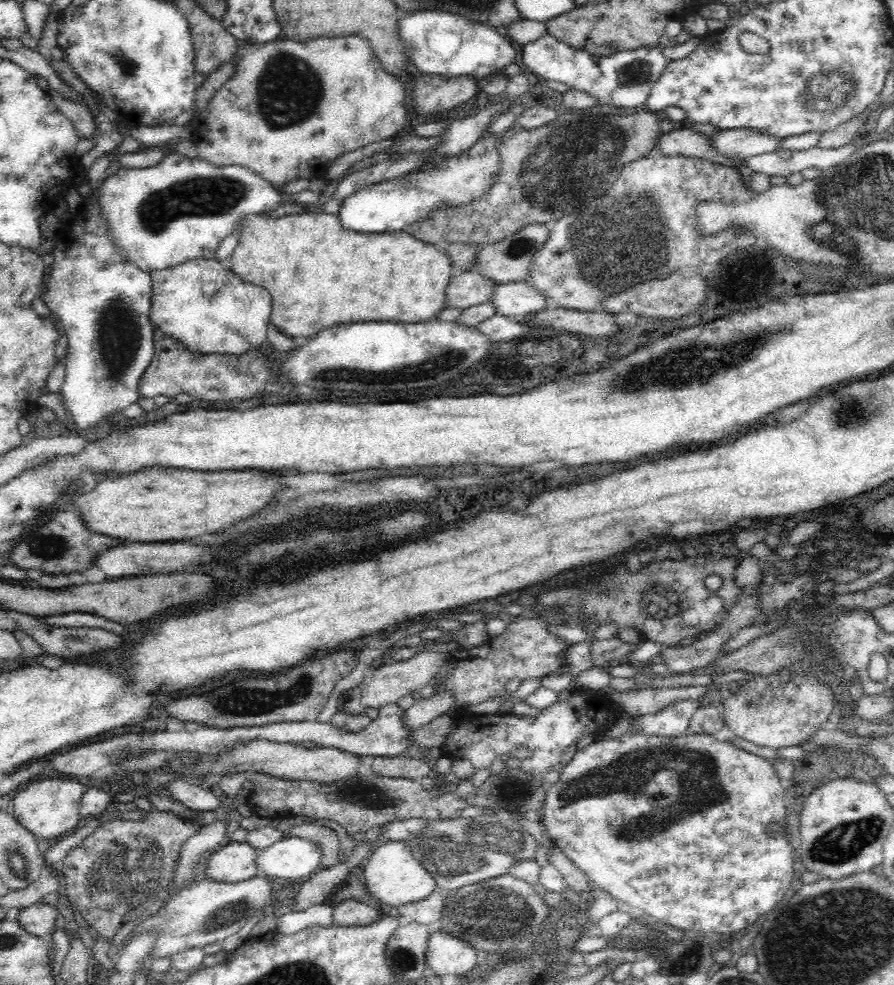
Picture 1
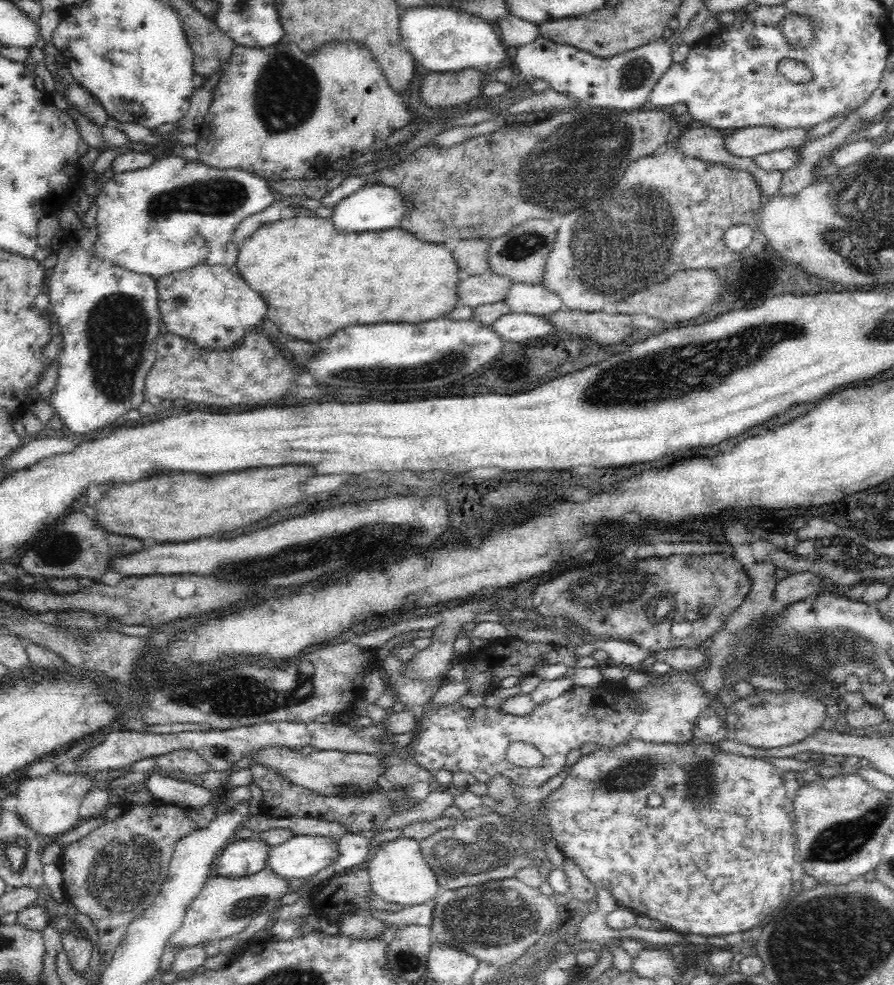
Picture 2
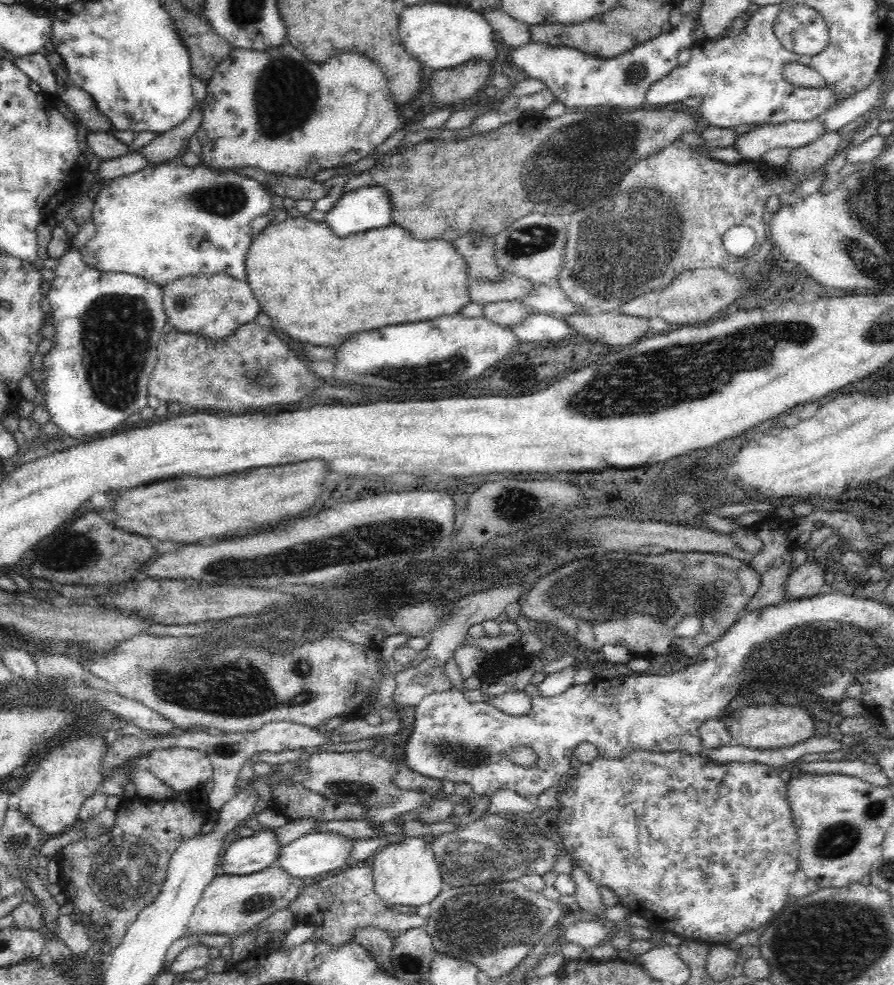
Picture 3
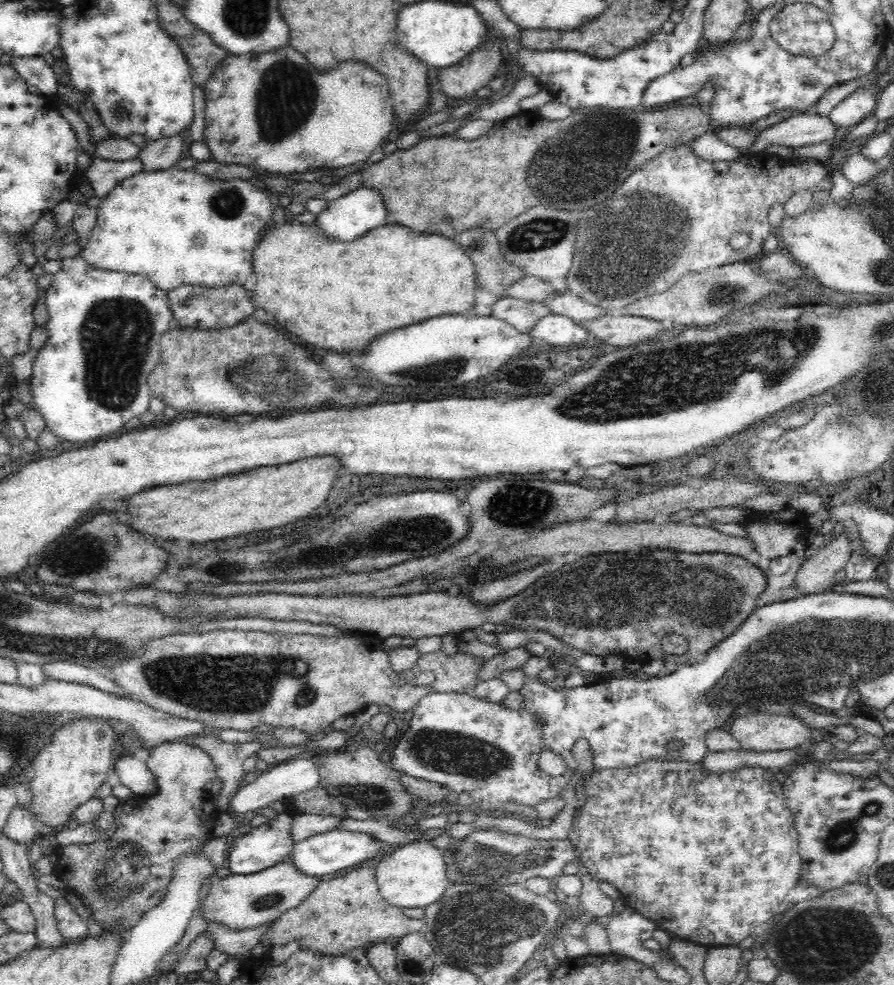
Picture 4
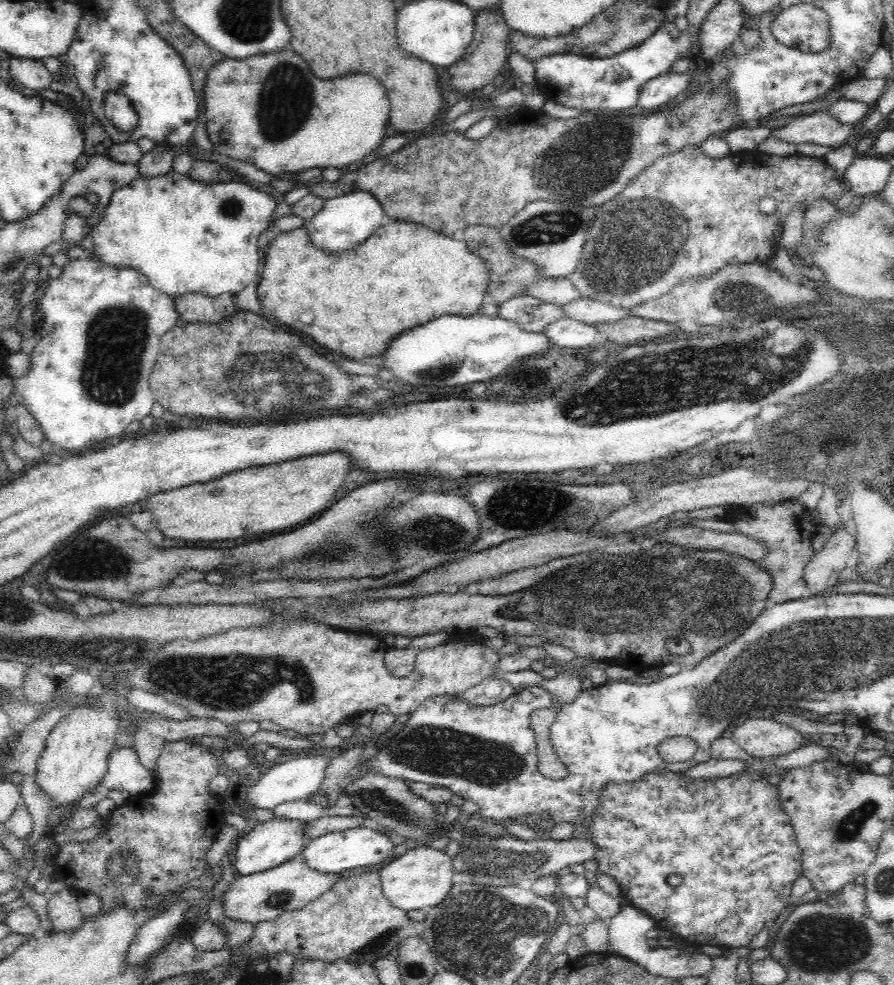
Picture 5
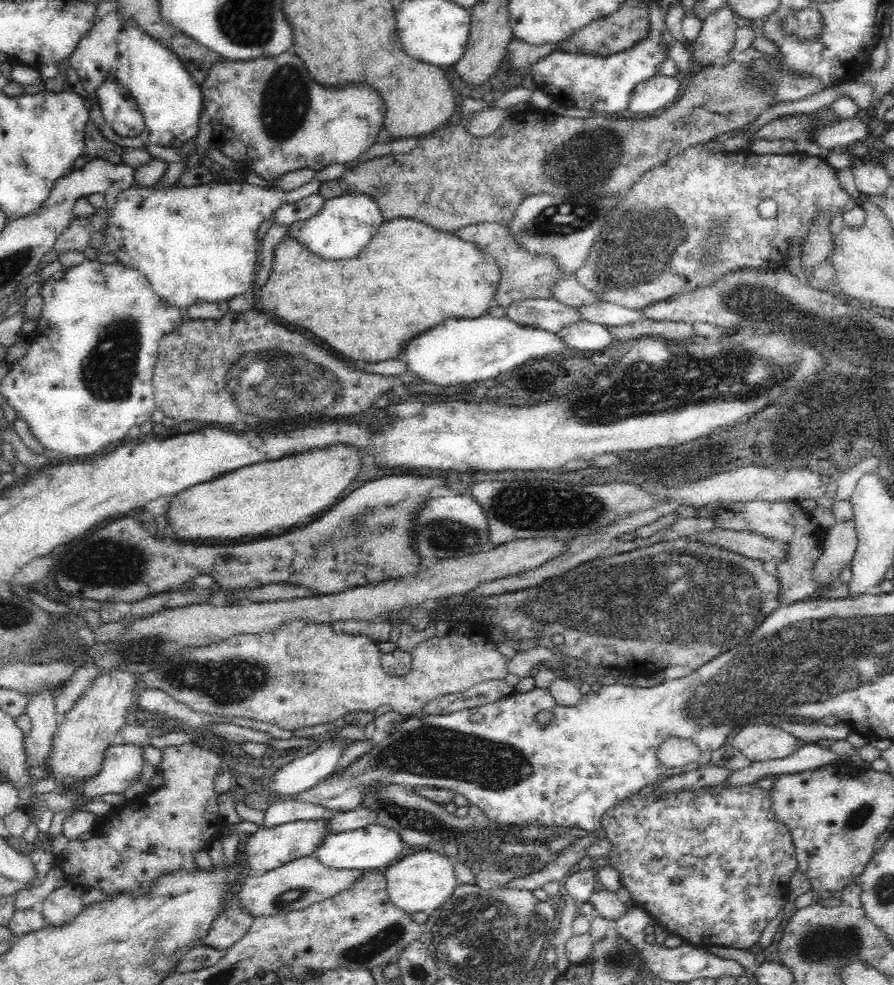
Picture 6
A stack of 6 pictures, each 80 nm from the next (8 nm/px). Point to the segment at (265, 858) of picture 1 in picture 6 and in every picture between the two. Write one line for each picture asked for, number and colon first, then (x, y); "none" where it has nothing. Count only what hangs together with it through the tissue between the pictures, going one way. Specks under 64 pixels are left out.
2: (302, 856)
3: (317, 853)
4: (326, 853)
5: (343, 850)
6: (373, 846)

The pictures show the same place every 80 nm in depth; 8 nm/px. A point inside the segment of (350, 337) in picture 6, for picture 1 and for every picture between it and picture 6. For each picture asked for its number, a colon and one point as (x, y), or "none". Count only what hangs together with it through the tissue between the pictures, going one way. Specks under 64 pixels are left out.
1: (318, 274)
2: (315, 281)
3: (317, 286)
4: (393, 277)
5: (405, 274)

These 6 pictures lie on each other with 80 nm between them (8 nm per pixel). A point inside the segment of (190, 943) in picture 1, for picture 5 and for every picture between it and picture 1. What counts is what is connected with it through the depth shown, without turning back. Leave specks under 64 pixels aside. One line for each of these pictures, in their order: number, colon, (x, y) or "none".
2: (225, 906)
3: (230, 904)
4: (239, 901)
5: (262, 896)

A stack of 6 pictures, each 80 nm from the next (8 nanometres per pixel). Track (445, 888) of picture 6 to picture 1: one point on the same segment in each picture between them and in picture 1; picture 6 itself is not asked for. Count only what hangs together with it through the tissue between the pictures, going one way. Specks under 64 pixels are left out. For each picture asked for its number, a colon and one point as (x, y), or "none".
1: (390, 872)
2: (398, 872)
3: (406, 872)
4: (415, 876)
5: (420, 879)

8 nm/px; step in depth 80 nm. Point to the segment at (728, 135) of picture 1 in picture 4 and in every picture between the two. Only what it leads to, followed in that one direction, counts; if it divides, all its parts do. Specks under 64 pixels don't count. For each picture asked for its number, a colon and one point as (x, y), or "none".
2: (749, 142)
3: (792, 134)
4: (803, 129)

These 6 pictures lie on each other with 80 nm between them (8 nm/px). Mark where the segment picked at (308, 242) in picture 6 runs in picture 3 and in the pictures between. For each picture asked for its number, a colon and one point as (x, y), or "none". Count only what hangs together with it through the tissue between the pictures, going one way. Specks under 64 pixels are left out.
3: (358, 211)
4: (348, 218)
5: (343, 223)

